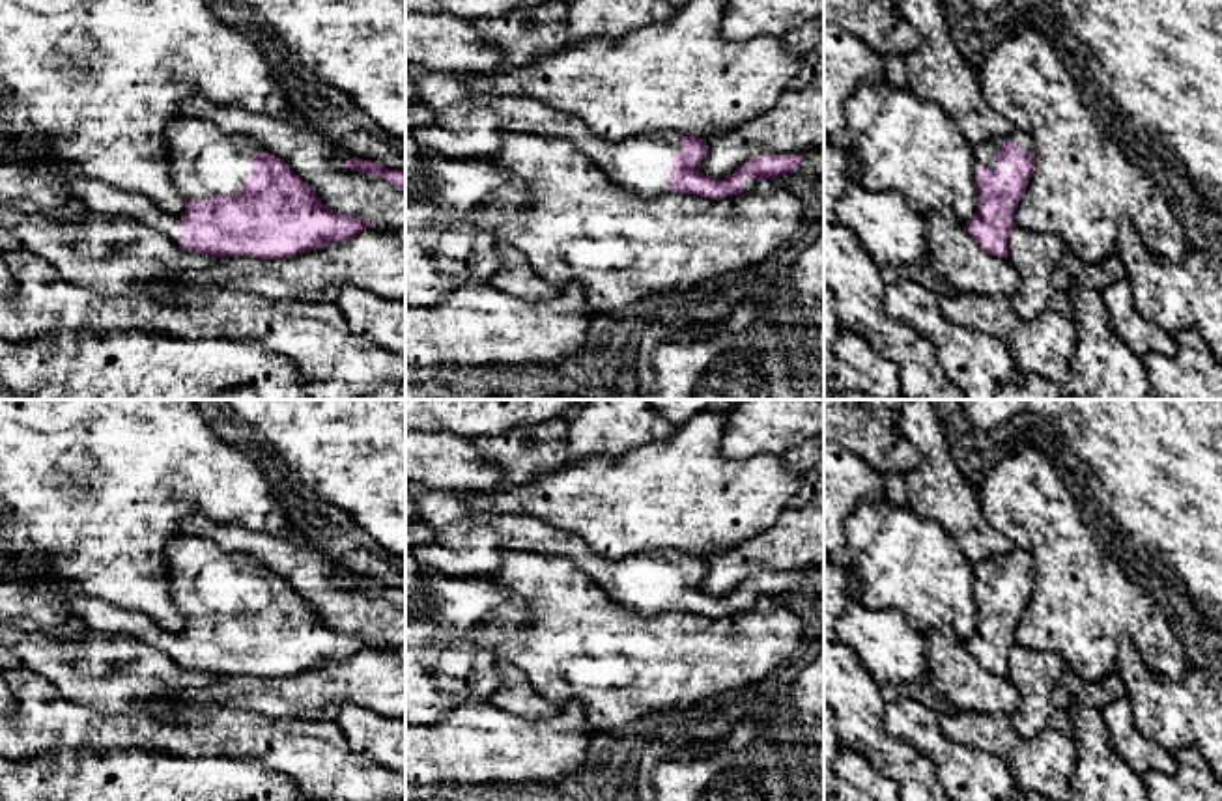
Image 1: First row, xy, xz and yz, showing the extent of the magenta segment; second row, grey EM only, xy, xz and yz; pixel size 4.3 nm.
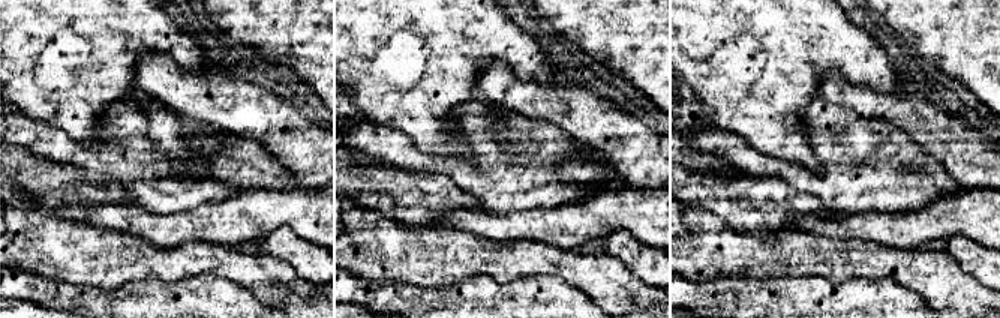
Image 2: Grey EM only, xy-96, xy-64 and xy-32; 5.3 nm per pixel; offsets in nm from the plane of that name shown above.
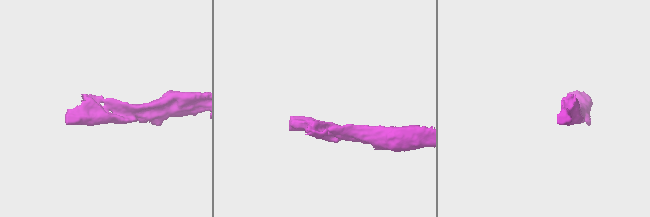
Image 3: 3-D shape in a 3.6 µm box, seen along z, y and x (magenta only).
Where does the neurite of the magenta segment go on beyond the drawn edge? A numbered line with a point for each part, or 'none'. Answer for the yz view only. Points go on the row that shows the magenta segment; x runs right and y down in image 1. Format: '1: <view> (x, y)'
1: yz (985, 154)

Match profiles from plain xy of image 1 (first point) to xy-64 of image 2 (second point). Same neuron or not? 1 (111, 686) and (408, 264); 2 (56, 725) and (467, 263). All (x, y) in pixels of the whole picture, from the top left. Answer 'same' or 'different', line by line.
1: different
2: same

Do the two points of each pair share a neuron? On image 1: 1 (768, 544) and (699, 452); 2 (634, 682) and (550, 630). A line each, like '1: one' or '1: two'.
1: two
2: one

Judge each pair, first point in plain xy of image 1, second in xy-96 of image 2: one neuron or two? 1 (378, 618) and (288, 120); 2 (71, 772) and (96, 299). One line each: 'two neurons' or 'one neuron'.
1: one neuron
2: one neuron

